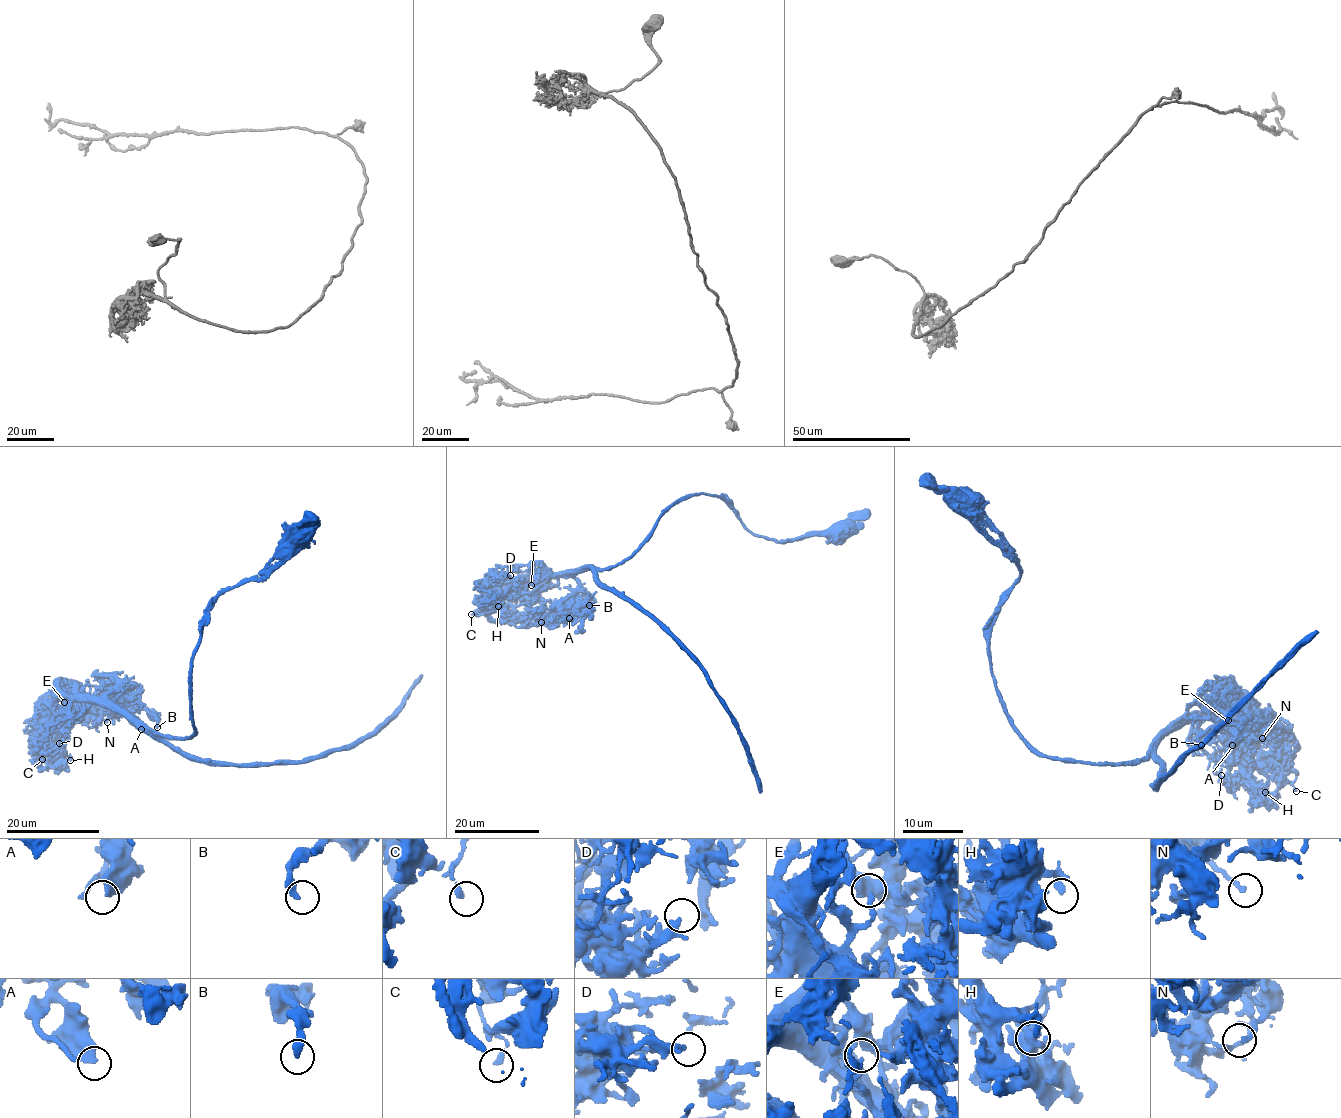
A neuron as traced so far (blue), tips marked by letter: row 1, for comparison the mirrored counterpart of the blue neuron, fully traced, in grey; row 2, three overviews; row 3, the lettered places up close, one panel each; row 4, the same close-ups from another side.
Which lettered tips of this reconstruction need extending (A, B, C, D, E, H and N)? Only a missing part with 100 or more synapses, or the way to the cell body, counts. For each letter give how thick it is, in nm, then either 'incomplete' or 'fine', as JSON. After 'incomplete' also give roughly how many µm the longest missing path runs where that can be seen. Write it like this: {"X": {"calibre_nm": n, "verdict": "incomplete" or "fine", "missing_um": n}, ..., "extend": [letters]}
{"A": {"calibre_nm": 420, "verdict": "fine"}, "B": {"calibre_nm": 320, "verdict": "fine"}, "C": {"calibre_nm": 220, "verdict": "fine"}, "D": {"calibre_nm": 340, "verdict": "fine"}, "E": {"calibre_nm": 200, "verdict": "fine"}, "H": {"calibre_nm": 130, "verdict": "fine"}, "N": {"calibre_nm": 180, "verdict": "fine"}, "extend": []}

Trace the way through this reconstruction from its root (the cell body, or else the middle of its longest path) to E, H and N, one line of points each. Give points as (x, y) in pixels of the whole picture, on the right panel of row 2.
E: (959, 497), (1019, 559), (989, 660), (1009, 724), (1037, 750), (1125, 763), (1189, 721), (1228, 730), (1228, 720)
H: (959, 497), (1021, 566), (989, 655), (1014, 730), (1044, 755), (1115, 764), (1190, 722), (1251, 734), (1265, 792)
N: (959, 497), (1019, 559), (989, 660), (1009, 724), (1037, 750), (1145, 760), (1193, 705), (1259, 720), (1262, 738)

